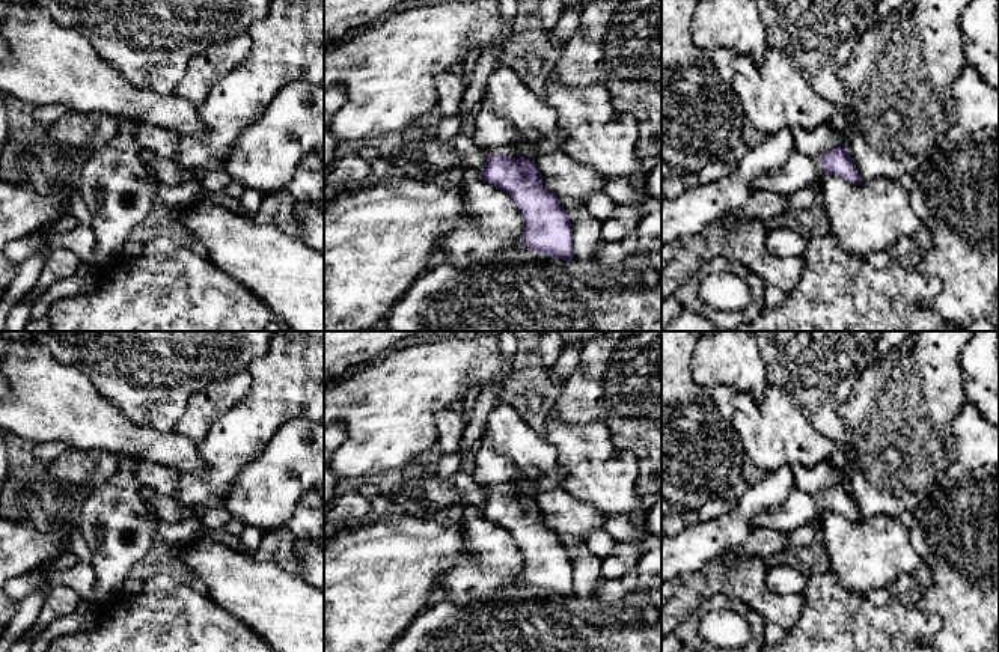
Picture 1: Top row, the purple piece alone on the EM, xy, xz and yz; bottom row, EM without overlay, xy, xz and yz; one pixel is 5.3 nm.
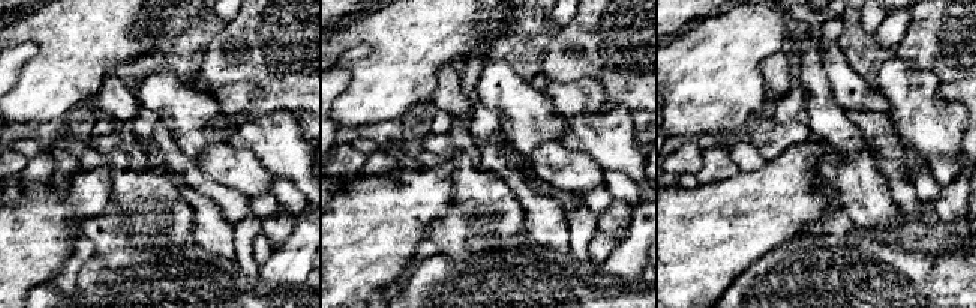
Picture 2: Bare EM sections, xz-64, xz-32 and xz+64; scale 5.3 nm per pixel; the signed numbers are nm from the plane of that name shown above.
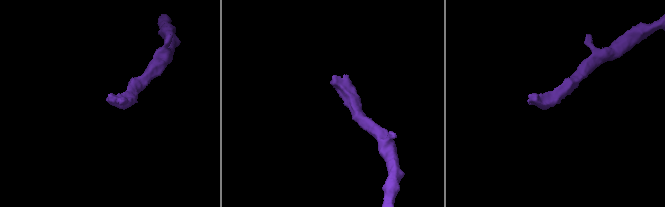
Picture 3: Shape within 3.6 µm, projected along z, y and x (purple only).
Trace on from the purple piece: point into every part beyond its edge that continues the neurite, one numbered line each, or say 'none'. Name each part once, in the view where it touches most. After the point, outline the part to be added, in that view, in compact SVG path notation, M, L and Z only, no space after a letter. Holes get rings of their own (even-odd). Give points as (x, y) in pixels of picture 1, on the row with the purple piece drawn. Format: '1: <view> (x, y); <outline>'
1: xz (493, 134); M484 90L484 99L481 102L479 110L475 114L475 131L472 134L472 139L475 143L488 155L511 155L514 161L518 160L520 154L517 151L517 145L521 142L518 137L514 125L493 113L490 105L485 102L485 90Z

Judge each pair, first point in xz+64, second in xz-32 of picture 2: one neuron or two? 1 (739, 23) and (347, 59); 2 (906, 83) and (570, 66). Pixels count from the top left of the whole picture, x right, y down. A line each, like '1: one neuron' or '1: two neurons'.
1: two neurons
2: two neurons

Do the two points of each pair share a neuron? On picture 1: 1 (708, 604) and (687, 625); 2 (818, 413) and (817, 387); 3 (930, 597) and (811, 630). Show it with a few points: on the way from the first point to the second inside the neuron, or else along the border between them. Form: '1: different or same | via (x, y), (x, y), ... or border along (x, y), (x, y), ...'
1: same | via (704, 609), (692, 621)
2: same | via (818, 407), (818, 393)
3: different | border along (897, 597), (912, 609), (937, 616)

